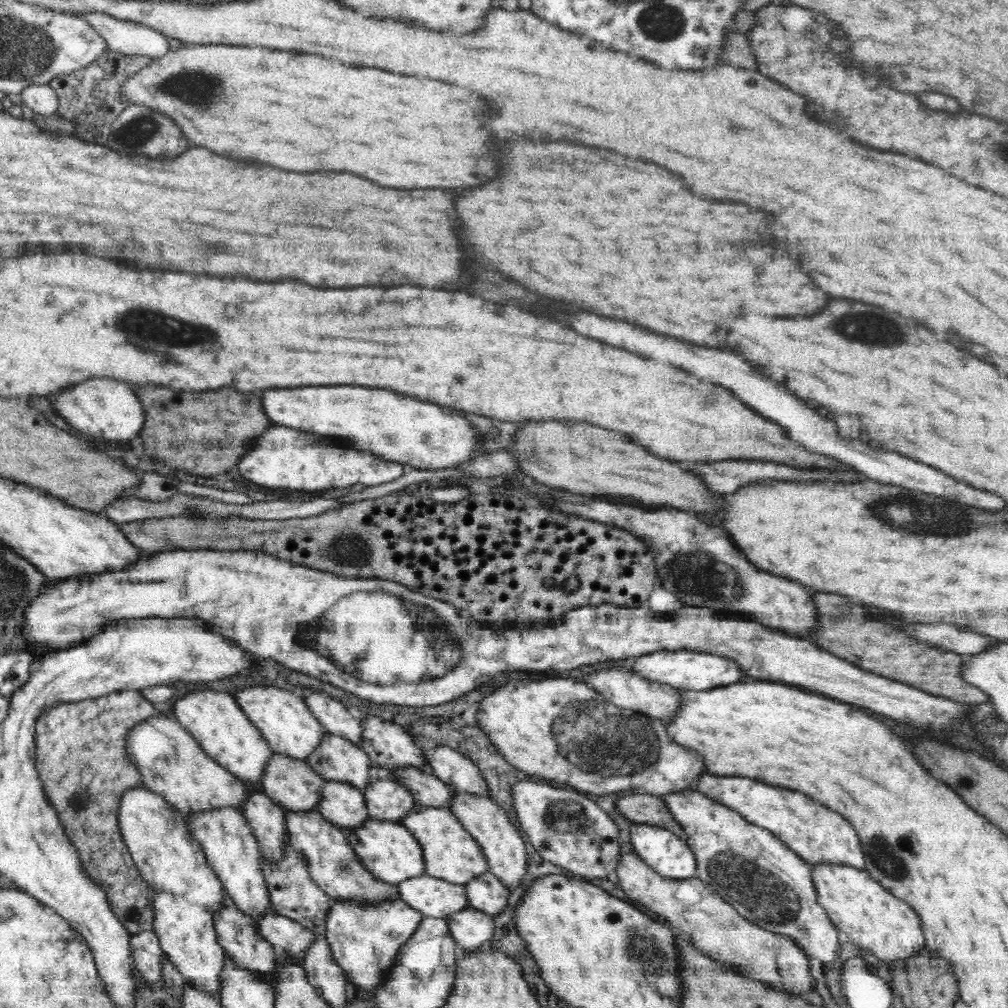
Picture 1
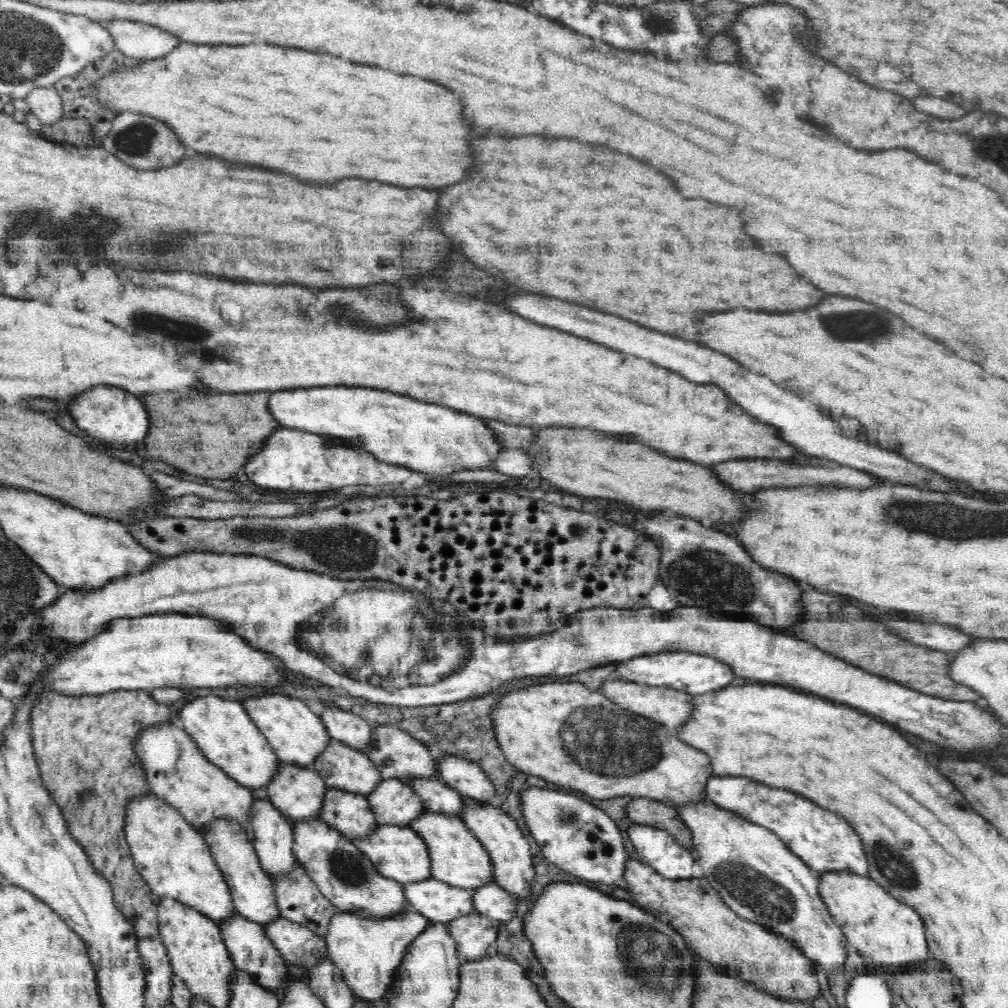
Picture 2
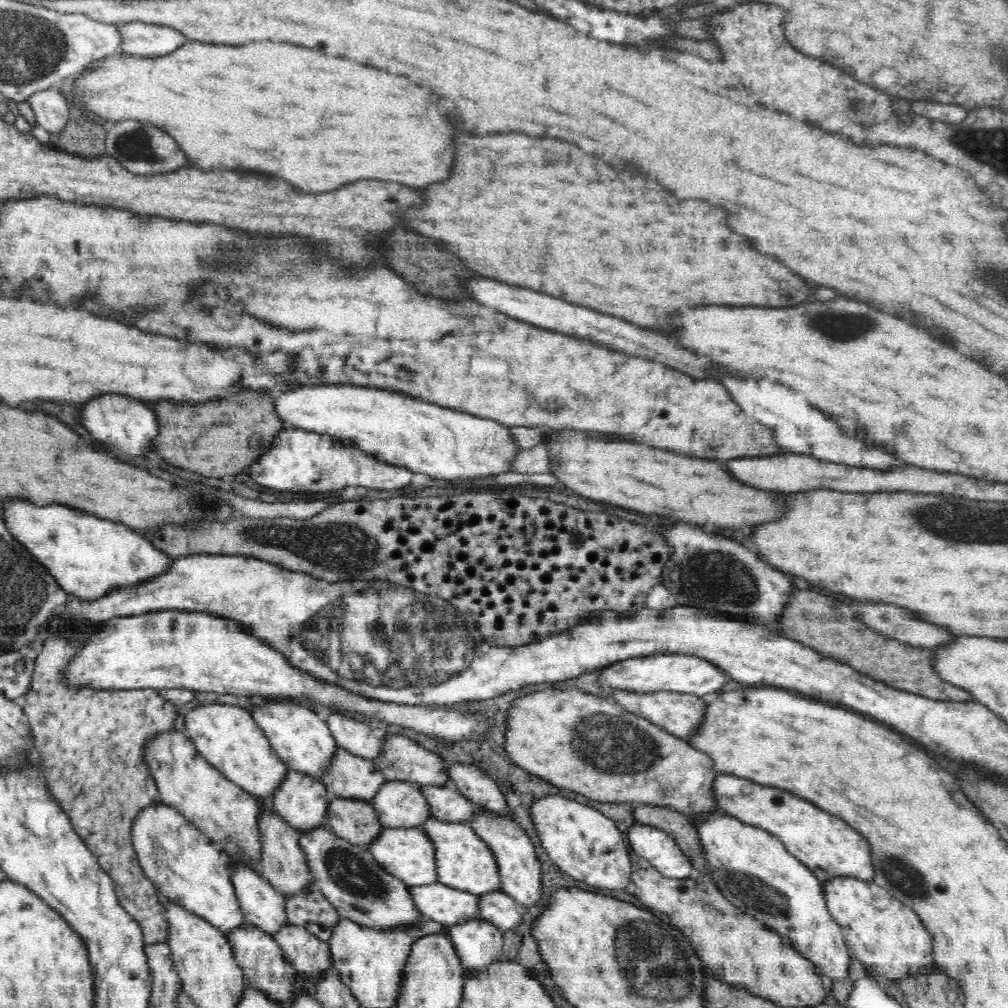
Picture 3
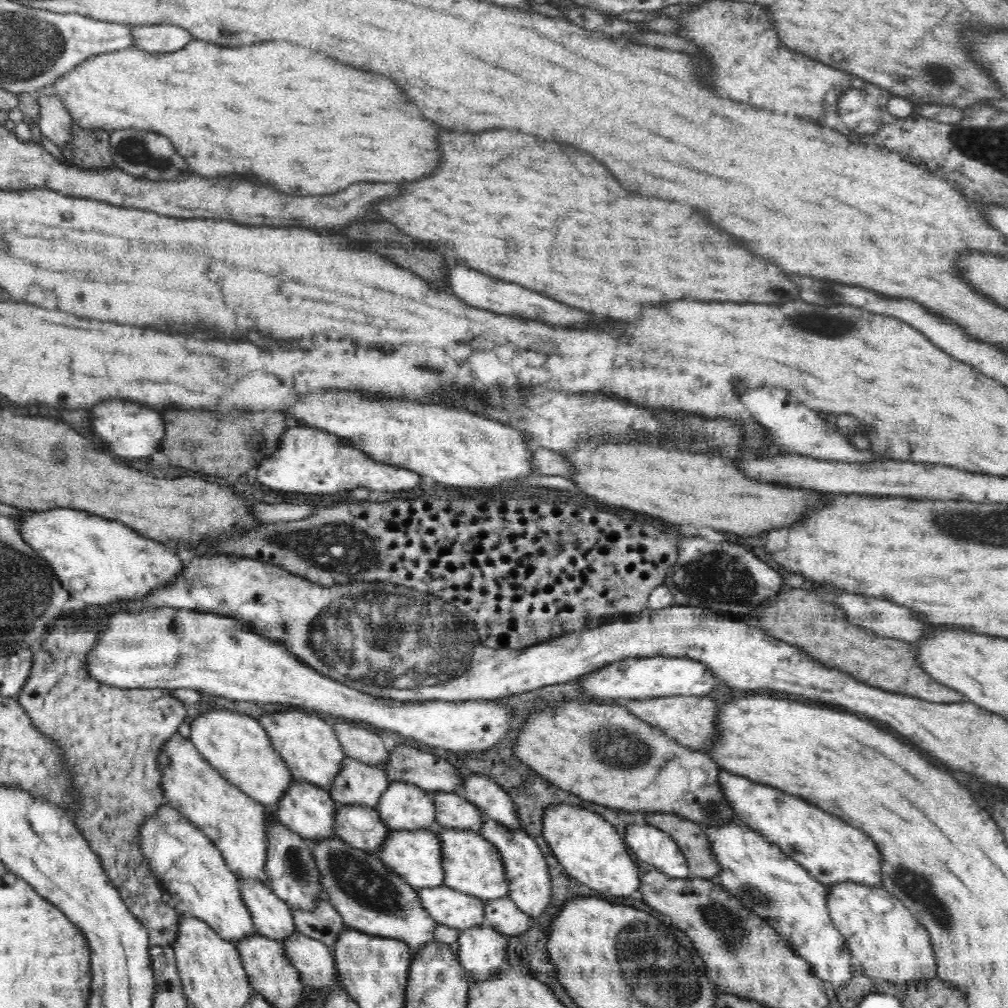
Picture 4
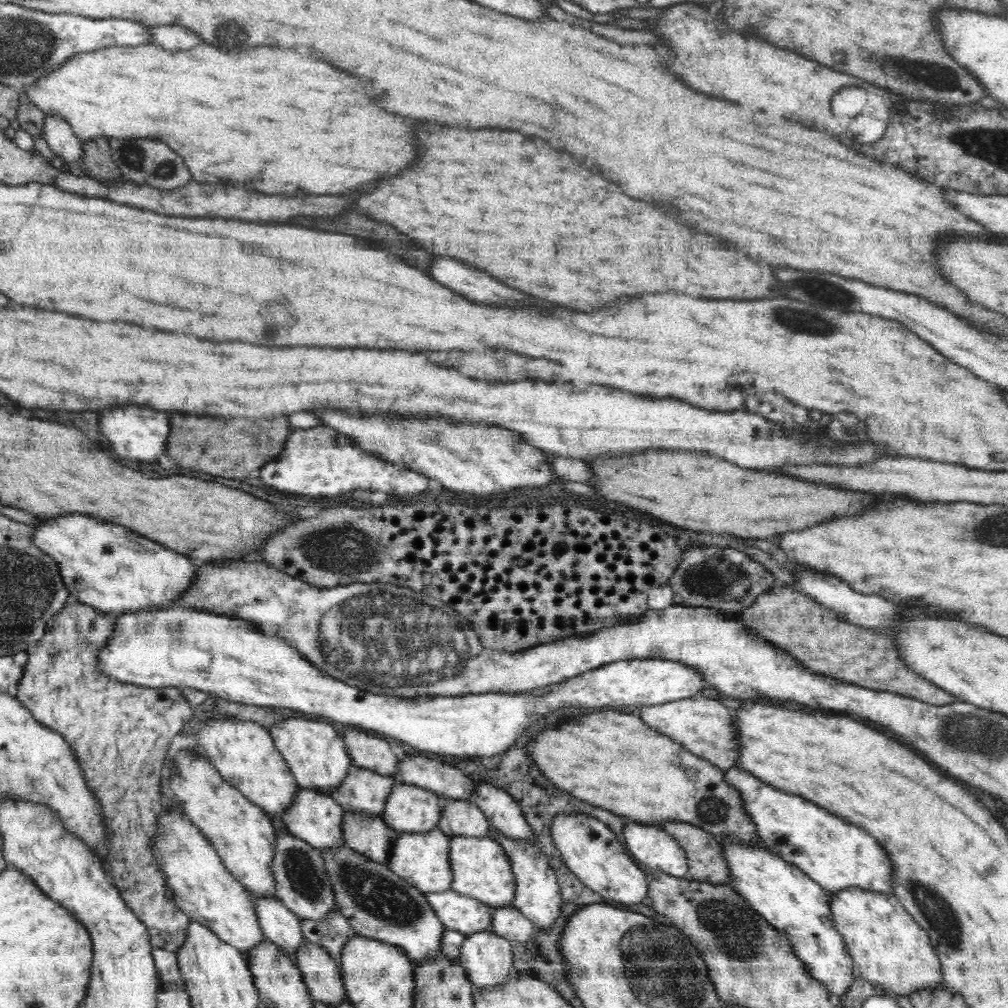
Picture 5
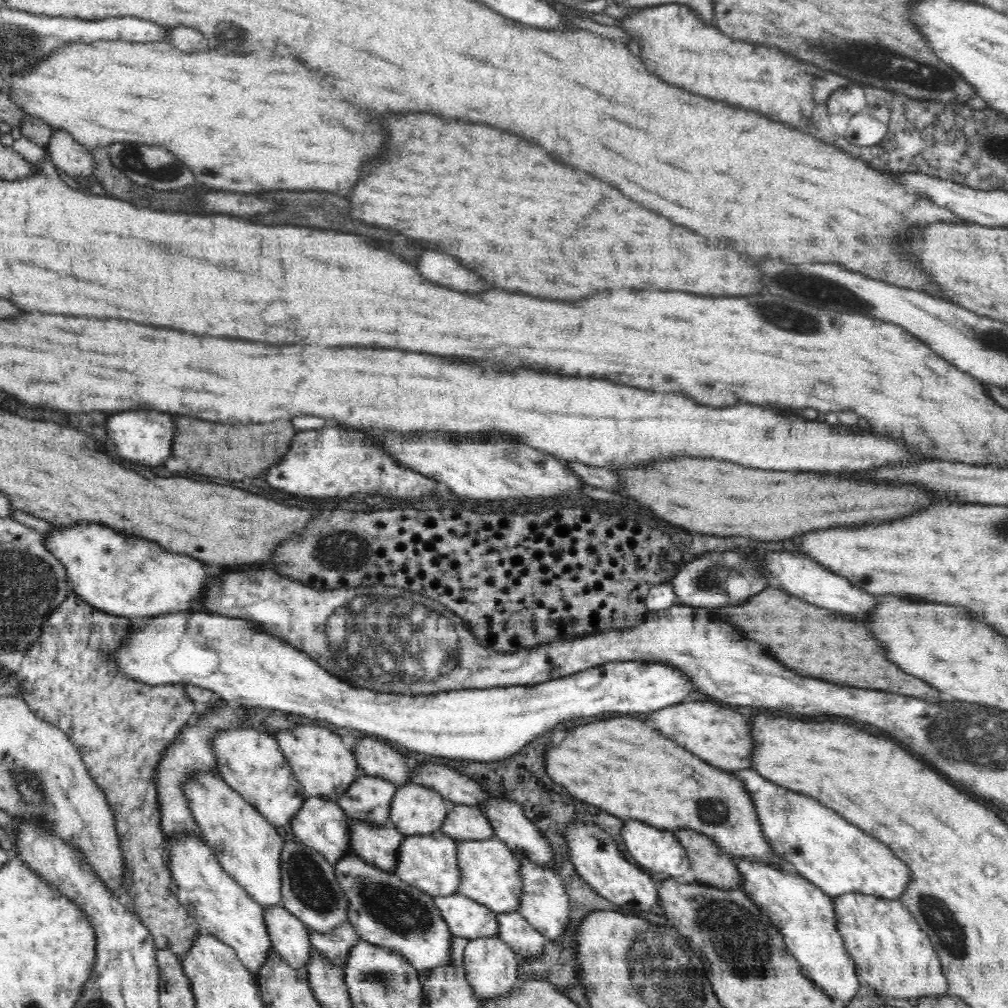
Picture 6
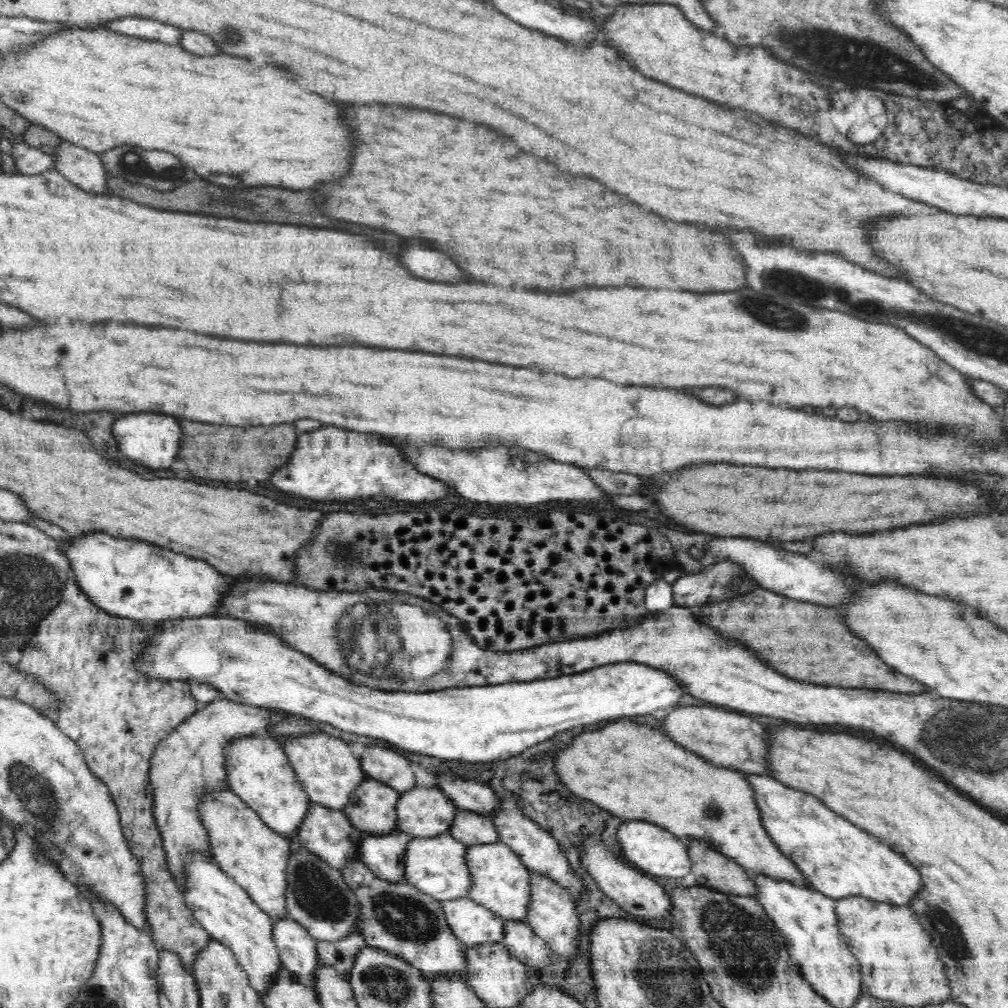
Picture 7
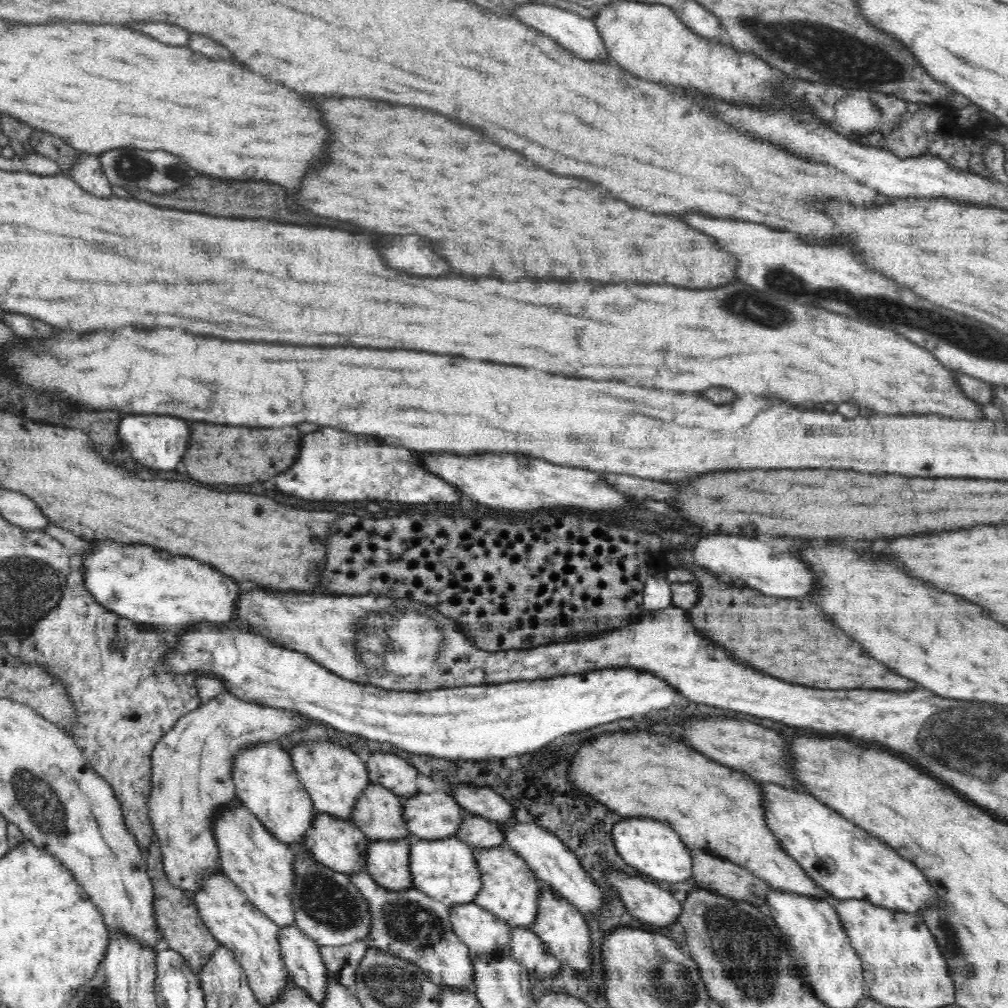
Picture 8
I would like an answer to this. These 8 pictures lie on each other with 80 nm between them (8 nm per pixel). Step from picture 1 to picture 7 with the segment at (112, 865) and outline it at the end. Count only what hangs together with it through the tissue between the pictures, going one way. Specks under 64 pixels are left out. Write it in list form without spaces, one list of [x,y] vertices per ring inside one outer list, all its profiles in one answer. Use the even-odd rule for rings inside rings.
[[[69,578],[62,600],[39,622],[34,631],[34,636],[22,647],[21,659],[16,667],[18,671],[36,677],[36,681],[58,697],[58,710],[44,716],[54,722],[66,736],[76,741],[93,776],[109,789],[120,813],[126,843],[142,869],[146,889],[144,911],[152,939],[161,950],[178,954],[190,971],[198,954],[208,946],[212,938],[187,907],[184,891],[167,869],[162,836],[158,834],[153,817],[153,792],[149,778],[151,758],[158,743],[196,712],[197,700],[190,691],[190,683],[186,680],[154,680],[138,670],[134,660],[146,648],[144,642],[148,642],[141,621],[111,615],[97,607],[78,587],[76,579]]]

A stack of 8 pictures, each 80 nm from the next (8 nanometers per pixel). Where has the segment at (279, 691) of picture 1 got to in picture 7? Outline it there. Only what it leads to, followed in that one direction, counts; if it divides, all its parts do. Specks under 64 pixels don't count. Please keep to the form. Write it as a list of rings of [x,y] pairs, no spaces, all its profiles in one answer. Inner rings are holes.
[[[311,733],[287,737],[282,747],[310,803],[318,806],[344,811],[354,790],[367,778],[363,773],[361,760],[352,755],[348,744],[328,734]]]

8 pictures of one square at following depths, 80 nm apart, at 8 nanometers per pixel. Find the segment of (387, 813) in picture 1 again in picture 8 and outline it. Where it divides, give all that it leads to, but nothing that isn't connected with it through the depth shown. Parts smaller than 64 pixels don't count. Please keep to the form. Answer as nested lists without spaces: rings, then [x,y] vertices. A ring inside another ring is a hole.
[[[440,790],[432,794],[419,792],[402,806],[402,816],[414,839],[455,837],[465,815],[453,796]]]

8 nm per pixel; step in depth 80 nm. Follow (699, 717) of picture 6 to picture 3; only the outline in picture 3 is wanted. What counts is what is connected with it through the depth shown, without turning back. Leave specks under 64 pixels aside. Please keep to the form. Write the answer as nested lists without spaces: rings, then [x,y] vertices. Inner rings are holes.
[[[612,690],[610,696],[624,707],[628,712],[637,714],[649,720],[652,724],[667,730],[670,734],[681,738],[688,743],[690,736],[696,734],[700,724],[704,722],[704,712],[706,712],[706,698],[701,698],[694,694],[678,692],[630,692],[629,690]]]

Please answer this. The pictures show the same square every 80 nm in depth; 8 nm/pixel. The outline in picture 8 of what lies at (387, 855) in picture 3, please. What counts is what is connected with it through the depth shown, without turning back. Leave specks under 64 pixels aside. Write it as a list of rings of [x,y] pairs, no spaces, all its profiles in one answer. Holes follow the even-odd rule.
[[[455,837],[415,839],[410,848],[409,865],[413,888],[448,908],[475,903],[482,889],[482,873],[478,872],[474,848]]]

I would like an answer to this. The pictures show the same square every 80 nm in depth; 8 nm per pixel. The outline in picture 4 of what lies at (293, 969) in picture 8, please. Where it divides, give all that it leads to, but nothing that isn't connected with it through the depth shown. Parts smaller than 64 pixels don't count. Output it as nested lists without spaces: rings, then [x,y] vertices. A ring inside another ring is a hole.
[[[242,878],[239,880],[238,885],[240,885],[240,894],[245,901],[247,910],[250,911],[258,935],[284,943],[286,938],[290,938],[294,934],[297,928],[291,910],[286,902],[274,895],[271,887],[264,886],[260,881],[253,878]]]

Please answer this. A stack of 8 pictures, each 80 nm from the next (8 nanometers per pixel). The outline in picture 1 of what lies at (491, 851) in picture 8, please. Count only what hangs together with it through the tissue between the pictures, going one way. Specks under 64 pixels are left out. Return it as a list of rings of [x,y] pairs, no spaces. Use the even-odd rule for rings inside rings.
[[[416,803],[401,823],[422,846],[426,874],[452,884],[466,885],[489,871],[488,861],[480,845],[463,828],[450,808],[430,808]]]

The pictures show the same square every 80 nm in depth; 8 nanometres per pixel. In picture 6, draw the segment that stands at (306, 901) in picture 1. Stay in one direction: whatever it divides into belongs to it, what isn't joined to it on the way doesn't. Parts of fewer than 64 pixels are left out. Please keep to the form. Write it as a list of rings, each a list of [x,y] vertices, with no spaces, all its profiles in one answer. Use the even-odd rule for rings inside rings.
[[[350,921],[344,922],[342,926],[334,928],[330,932],[324,932],[324,934],[314,932],[311,928],[308,928],[308,937],[310,937],[313,950],[316,950],[326,960],[342,968],[348,962],[350,950],[361,940]]]

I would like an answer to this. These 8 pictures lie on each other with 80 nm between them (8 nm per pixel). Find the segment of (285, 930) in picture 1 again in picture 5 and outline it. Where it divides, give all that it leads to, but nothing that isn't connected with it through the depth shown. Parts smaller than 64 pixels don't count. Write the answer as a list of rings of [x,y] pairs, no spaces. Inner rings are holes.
[[[305,941],[296,954],[296,966],[302,971],[303,981],[308,987],[311,997],[326,1005],[338,1006],[346,1000],[345,988],[342,980],[342,969],[340,963],[336,962],[327,951],[313,942]]]

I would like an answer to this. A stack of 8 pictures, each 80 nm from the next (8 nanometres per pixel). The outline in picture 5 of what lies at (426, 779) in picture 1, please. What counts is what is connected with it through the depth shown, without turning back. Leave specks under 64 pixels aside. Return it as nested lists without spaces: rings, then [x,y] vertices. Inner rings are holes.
[[[443,796],[437,829],[448,837],[486,837],[490,835],[489,820],[474,802],[446,799]]]

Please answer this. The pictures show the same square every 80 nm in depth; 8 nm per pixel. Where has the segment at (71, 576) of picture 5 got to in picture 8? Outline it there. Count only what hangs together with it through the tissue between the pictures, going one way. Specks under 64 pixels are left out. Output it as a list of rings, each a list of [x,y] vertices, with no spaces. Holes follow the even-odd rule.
[[[96,540],[95,542],[92,542],[92,544],[93,551],[90,553],[87,552],[82,556],[84,583],[86,583],[86,590],[92,593],[92,597],[96,599],[96,602],[100,603],[103,607],[106,607],[109,611],[119,614],[131,621],[136,620],[136,622],[146,622],[146,624],[160,624],[160,626],[162,626],[162,624],[168,624],[168,630],[170,630],[174,636],[180,636],[182,630],[184,630],[184,634],[186,634],[186,630],[190,628],[190,624],[197,624],[198,622],[204,621],[230,622],[232,618],[237,617],[236,600],[238,600],[238,596],[240,596],[240,588],[238,588],[238,584],[236,584],[232,578],[228,578],[228,576],[216,572],[214,568],[210,568],[210,566],[206,566],[206,564],[200,564],[198,560],[190,560],[190,558],[182,558],[182,556],[172,556],[172,554],[168,554],[168,552],[164,552],[164,550],[160,550],[160,554],[158,554],[156,548],[144,546],[144,544],[118,544],[118,542],[114,542],[113,540]]]

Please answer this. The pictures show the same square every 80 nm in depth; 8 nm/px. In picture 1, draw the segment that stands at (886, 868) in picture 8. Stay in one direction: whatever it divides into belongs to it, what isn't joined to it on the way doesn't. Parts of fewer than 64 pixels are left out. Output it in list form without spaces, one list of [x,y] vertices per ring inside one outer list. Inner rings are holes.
[[[710,773],[699,779],[698,792],[739,812],[755,826],[770,830],[770,833],[811,866],[828,863],[845,864],[860,870],[865,868],[860,840],[850,822],[846,822],[838,812],[832,812],[822,804],[806,798],[806,794],[760,784],[742,776],[722,777]]]

